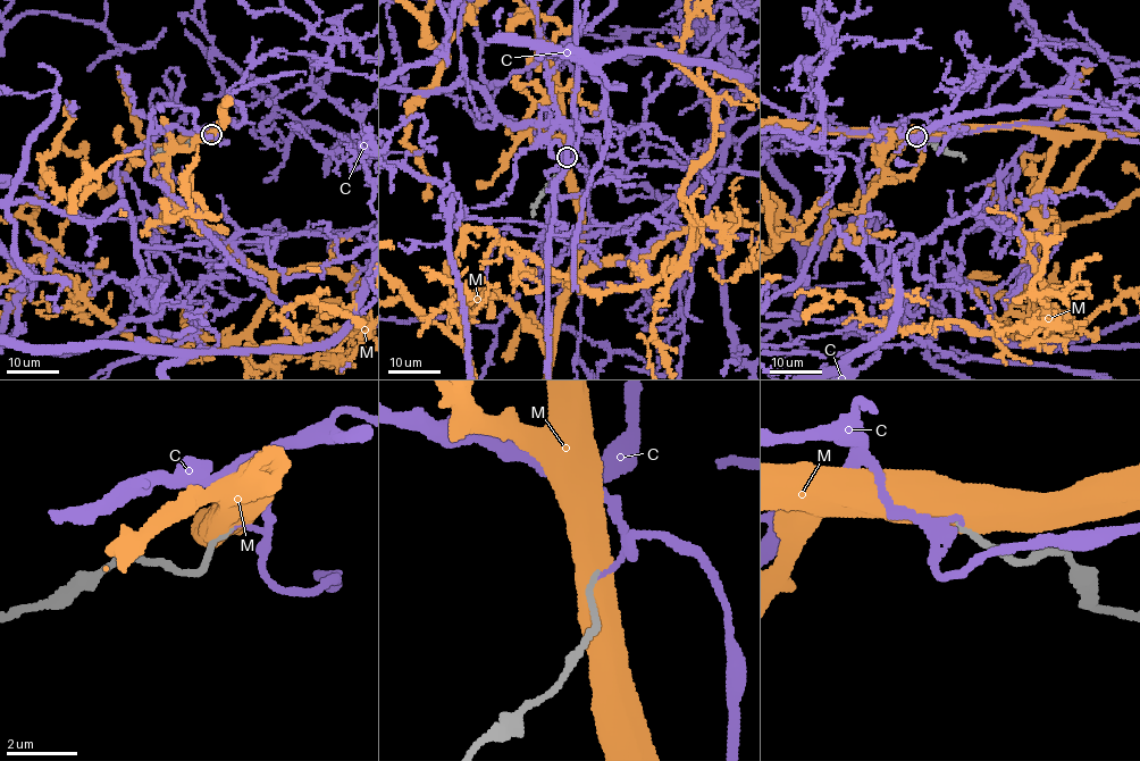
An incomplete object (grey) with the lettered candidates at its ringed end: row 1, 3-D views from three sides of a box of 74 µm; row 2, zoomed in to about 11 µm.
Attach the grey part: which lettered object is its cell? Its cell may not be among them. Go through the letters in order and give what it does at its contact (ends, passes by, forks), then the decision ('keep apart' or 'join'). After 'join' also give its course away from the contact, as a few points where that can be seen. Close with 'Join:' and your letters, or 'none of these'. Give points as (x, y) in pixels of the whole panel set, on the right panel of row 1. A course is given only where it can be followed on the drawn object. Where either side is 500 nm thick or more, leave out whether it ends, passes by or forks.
C: it ends there; join
M: keep apart
Join: C

